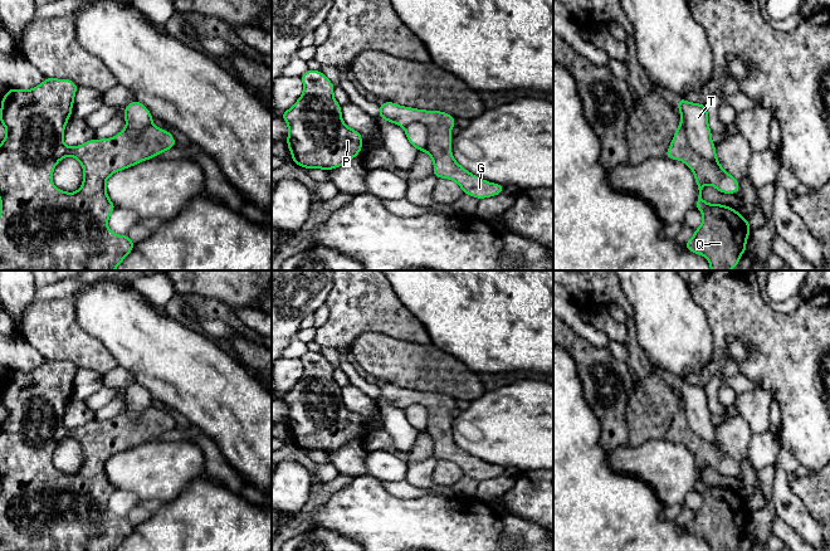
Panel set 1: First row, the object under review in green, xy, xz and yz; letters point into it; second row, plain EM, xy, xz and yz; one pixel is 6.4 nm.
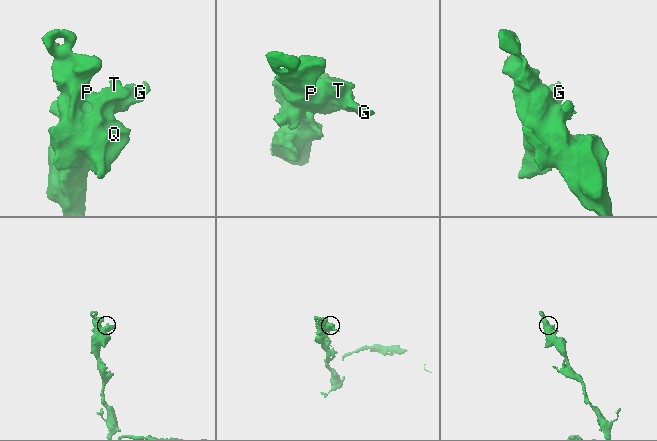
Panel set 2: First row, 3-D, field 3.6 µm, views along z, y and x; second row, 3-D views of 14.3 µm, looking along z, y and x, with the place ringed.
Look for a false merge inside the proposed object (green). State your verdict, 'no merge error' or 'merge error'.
merge error

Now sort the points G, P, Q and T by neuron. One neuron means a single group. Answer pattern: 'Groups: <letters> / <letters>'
Groups: G P Q / T

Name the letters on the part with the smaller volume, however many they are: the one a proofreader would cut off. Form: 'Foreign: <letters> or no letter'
Foreign: T

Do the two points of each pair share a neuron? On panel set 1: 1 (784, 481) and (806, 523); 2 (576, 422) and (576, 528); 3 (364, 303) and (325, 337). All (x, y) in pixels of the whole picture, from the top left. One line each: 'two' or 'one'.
1: one
2: one
3: one

